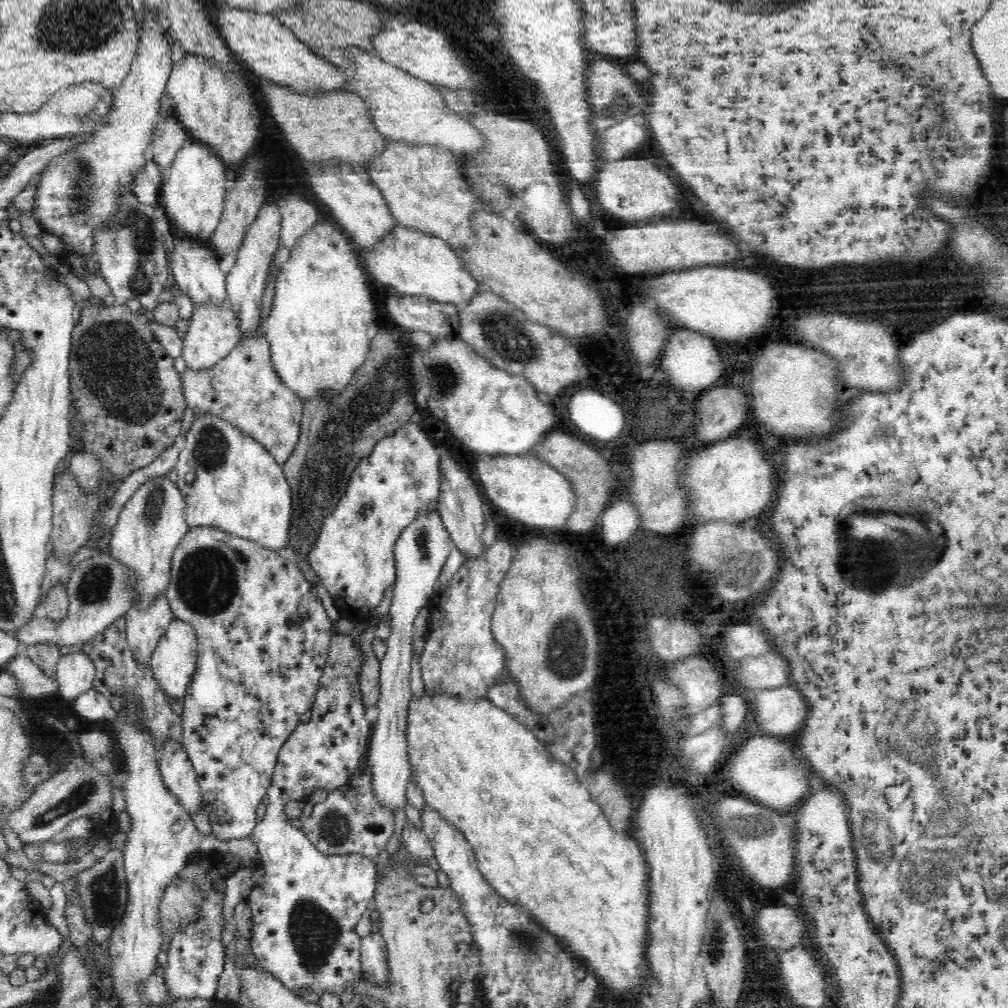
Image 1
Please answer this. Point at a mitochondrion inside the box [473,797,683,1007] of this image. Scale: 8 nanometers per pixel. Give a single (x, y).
(528, 942)

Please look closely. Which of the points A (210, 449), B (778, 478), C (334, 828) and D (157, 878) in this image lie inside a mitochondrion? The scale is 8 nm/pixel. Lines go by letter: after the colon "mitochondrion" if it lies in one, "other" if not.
A: mitochondrion
B: other
C: mitochondrion
D: other

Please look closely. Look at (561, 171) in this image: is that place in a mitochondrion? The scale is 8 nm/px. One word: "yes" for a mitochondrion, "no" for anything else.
no

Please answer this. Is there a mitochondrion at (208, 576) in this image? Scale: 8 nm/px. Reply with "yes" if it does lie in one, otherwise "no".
yes

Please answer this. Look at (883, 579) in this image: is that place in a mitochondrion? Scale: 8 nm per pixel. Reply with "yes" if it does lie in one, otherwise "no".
no

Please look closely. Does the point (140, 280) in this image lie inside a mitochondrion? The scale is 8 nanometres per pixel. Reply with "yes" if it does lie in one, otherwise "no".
yes

